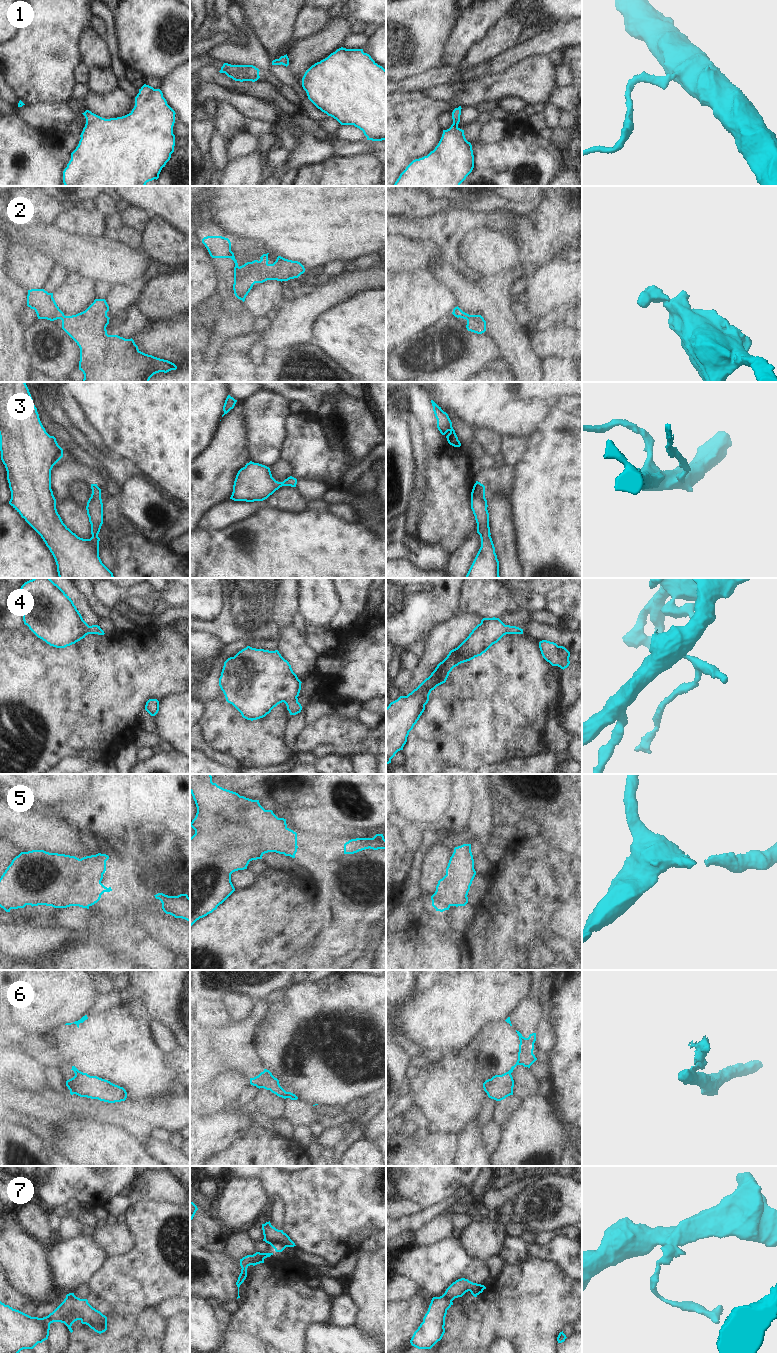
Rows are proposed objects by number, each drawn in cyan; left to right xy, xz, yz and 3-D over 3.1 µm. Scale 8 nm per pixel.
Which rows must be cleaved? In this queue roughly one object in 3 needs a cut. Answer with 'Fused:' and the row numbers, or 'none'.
Fused: 6, 7

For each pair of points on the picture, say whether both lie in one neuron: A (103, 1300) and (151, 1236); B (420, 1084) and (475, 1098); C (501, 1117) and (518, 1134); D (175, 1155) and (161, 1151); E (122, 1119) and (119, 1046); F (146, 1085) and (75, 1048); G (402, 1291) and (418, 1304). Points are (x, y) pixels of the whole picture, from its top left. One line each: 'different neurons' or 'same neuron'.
A: same neuron
B: same neuron
C: different neurons
D: same neuron
E: different neurons
F: same neuron
G: different neurons

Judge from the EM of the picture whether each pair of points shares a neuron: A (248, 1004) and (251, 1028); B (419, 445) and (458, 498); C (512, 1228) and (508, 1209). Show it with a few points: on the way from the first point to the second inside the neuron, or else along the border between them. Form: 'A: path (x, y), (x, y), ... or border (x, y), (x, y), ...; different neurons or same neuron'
A: border (251, 1015), (241, 1020), (227, 1020); different neurons
B: border (425, 446), (426, 478); different neurons
C: border (511, 1222), (521, 1224), (525, 1228); different neurons

